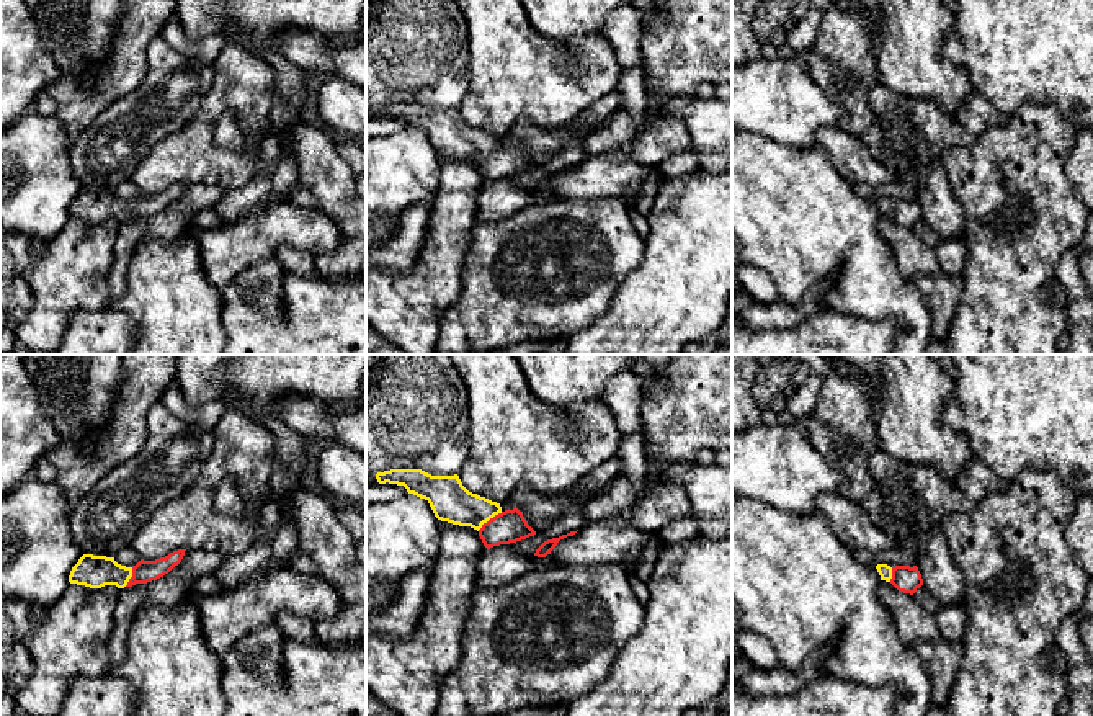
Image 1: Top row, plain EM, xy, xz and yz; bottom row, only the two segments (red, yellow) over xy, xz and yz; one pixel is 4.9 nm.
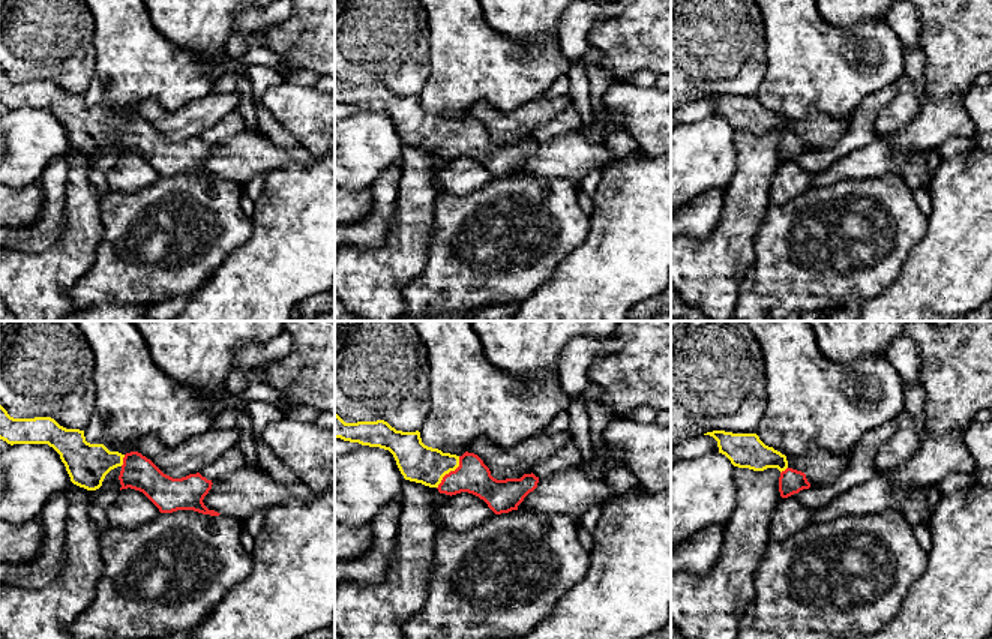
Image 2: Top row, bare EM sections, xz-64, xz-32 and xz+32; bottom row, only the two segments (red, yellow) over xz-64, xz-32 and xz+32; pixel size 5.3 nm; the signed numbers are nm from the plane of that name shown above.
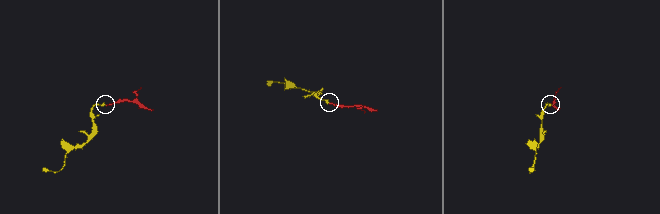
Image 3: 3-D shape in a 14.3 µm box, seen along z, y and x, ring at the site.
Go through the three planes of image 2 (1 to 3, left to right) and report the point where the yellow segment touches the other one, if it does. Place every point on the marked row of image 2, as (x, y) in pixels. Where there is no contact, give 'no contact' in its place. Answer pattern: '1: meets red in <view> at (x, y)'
1: meets red in xz-64 at (123, 461)
2: meets red in xz-32 at (450, 471)
3: meets red in xz+32 at (785, 470)

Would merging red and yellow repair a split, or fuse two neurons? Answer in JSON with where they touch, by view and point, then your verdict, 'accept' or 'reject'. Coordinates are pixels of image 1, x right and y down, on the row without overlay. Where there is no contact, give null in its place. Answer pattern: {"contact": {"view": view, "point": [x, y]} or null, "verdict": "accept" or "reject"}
{"contact": {"view": "xz", "point": [490, 152]}, "verdict": "accept"}

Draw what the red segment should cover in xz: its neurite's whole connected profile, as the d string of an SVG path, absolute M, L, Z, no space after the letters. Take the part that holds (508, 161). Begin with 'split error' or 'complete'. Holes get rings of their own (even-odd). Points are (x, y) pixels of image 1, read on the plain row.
split error | M390 103L377 106L376 113L379 118L404 119L408 128L425 132L438 154L477 163L487 183L536 168L518 142L503 145L500 137L469 126L457 108Z

